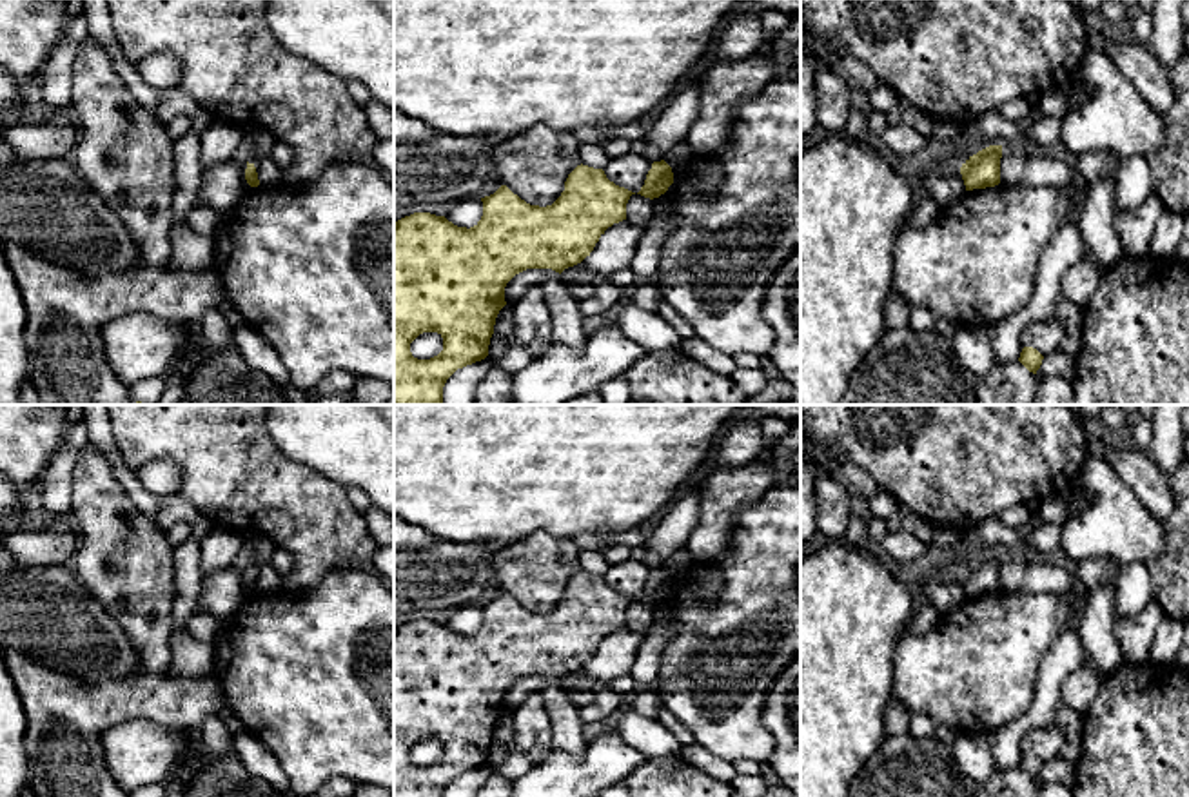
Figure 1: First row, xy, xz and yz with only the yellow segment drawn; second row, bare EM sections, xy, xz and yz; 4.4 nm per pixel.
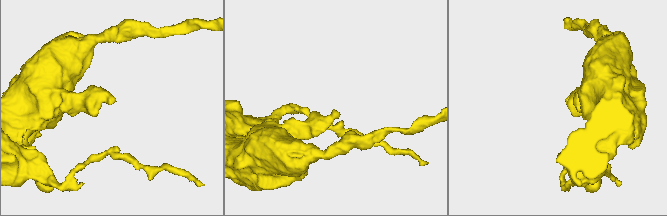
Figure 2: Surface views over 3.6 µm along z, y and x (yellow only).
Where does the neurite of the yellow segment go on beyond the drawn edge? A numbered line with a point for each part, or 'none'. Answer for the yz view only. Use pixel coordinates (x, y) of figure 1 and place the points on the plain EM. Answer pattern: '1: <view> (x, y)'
none

